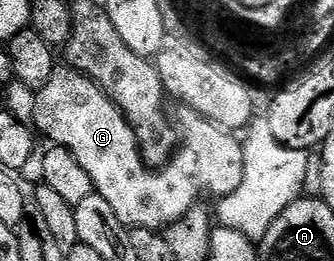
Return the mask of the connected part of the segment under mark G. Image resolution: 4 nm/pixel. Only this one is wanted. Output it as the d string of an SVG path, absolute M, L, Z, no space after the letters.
M56 67L49 83L37 90L36 111L33 125L40 134L48 137L51 145L65 147L85 167L89 179L93 179L95 192L100 193L113 207L113 212L121 223L131 229L166 230L177 219L183 217L202 197L202 193L212 193L215 199L224 197L237 189L245 167L242 140L232 130L224 129L217 122L202 115L192 116L191 145L180 144L166 165L149 167L139 154L139 144L135 130L123 117L121 112L107 97L107 92L95 81L70 67Z

